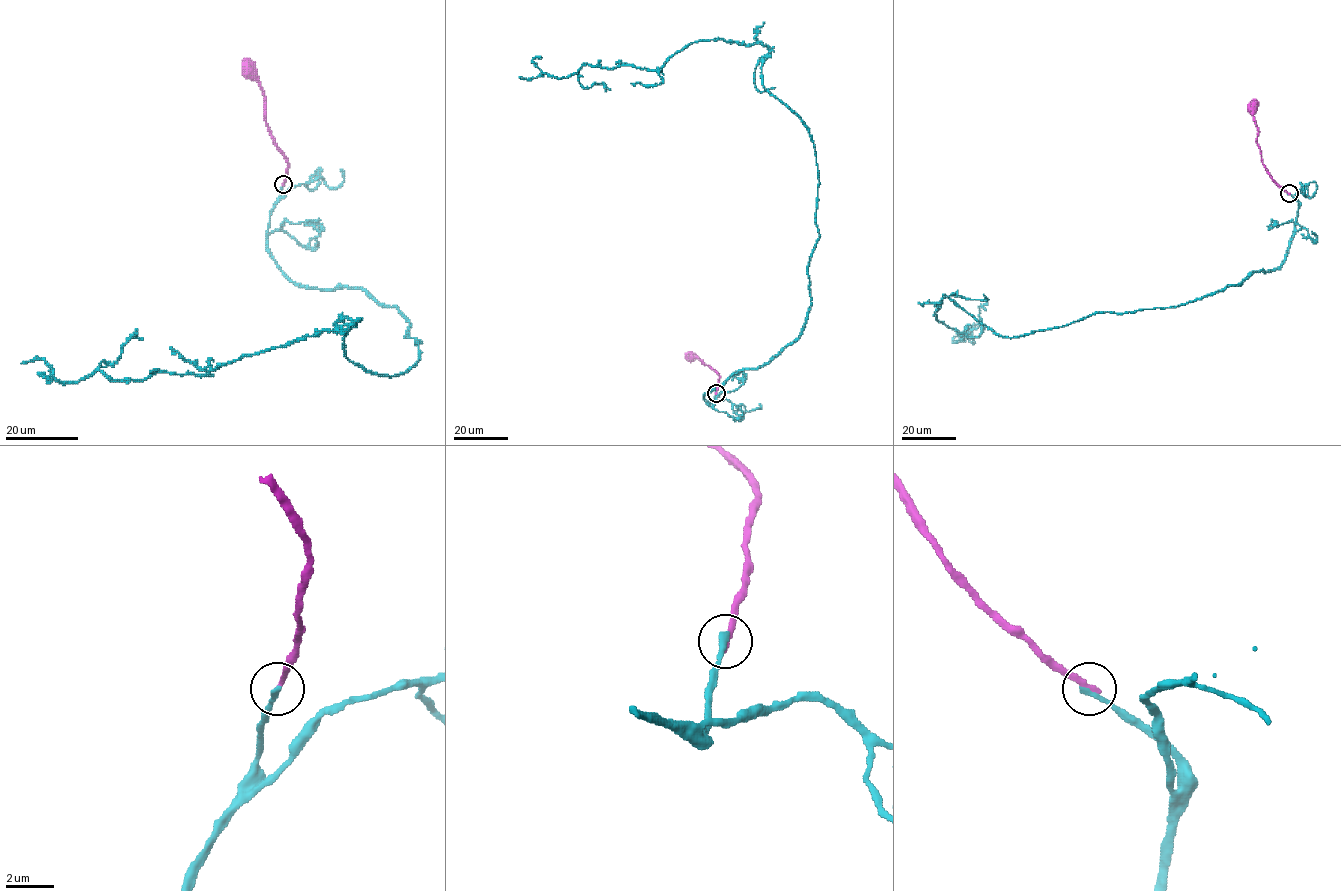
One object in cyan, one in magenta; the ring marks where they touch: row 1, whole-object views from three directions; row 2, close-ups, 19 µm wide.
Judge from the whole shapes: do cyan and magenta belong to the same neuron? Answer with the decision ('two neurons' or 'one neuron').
two neurons

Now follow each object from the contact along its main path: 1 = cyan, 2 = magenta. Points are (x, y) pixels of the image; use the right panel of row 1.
1: (1289, 193), (1285, 260), (1240, 284), (1018, 336), (938, 303), (960, 340), (973, 328)
2: (1289, 193), (1261, 161), (1252, 107)

